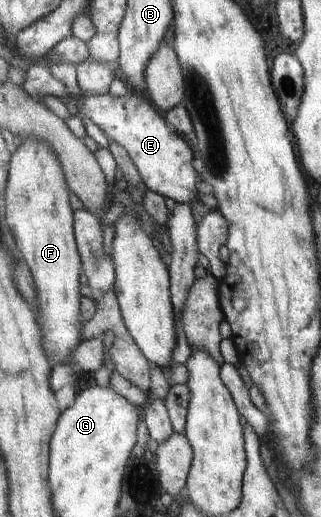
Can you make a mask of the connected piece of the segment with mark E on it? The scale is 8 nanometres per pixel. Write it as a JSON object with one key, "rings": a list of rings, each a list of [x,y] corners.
{"rings":[[[109,92],[104,95],[82,93],[78,101],[78,106],[73,102],[72,111],[90,119],[96,127],[104,131],[109,141],[114,141],[126,149],[147,189],[164,197],[172,197],[176,203],[190,205],[194,219],[198,222],[207,209],[203,207],[196,191],[192,151],[182,137],[168,129],[164,119],[144,101],[144,98],[136,93],[121,97],[112,96]]]}

